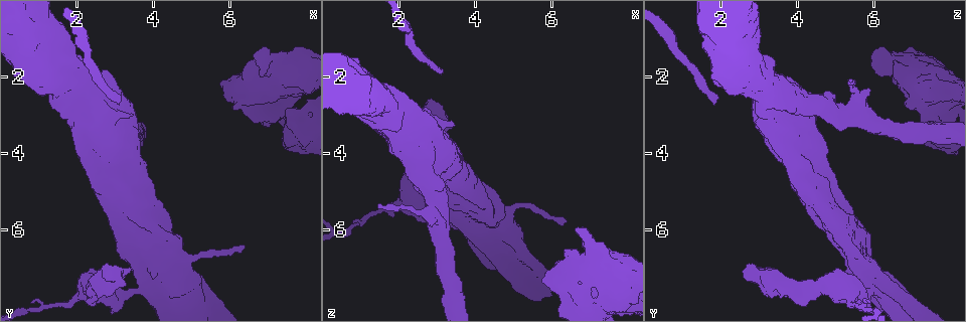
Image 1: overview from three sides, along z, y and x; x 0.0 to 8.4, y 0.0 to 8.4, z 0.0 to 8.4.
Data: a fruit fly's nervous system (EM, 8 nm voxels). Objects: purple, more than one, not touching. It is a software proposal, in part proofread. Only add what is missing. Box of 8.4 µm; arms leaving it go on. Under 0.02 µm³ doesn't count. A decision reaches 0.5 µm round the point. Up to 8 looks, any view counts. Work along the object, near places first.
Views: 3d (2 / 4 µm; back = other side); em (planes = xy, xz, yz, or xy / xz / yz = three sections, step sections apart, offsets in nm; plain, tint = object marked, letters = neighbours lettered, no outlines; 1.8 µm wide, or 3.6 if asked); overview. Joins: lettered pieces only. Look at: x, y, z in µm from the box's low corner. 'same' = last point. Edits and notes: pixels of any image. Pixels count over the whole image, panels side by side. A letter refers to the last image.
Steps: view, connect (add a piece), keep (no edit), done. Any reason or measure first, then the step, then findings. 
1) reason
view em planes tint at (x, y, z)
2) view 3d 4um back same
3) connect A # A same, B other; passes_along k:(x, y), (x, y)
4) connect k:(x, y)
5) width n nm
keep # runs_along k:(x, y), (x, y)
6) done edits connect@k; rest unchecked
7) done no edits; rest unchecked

thick turns thin
view em yz step 4 tint at (2.65, 2.75, 4.50)

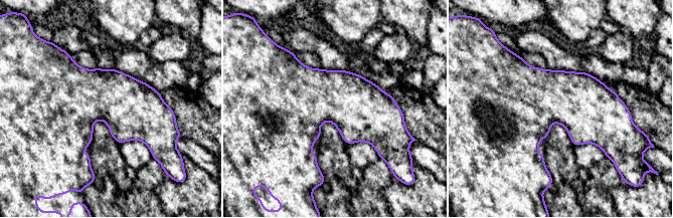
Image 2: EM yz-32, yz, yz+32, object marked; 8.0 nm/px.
another direction
view em planes letters same

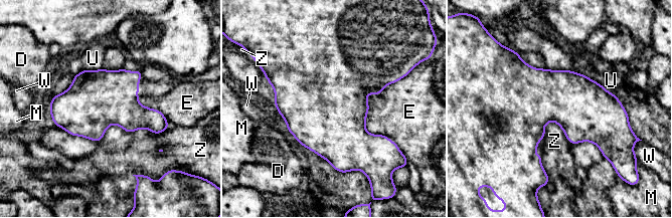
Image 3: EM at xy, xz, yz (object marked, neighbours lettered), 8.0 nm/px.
width 460 nm; longest_contact Z 550 nm
keep # D other, E other, M other, U other, W other, Z other; no lettered piece goes on from it

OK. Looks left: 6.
an open end
view em xy step 4 tint at (3.10, 2.70, 1.90)

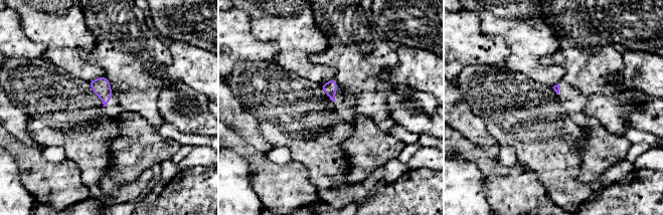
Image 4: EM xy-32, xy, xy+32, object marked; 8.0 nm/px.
another direction
view em planes letters same

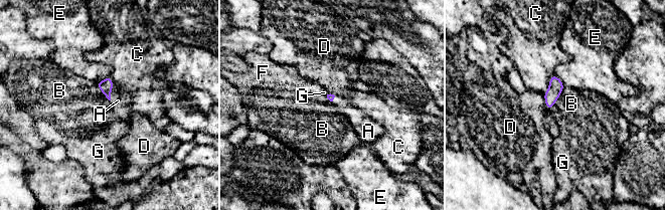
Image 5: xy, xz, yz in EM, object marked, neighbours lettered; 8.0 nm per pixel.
connect A # A same, B other, C other, D other, E other, F other, G other; passes_along 5:(106, 85), (111, 90), (118, 100); the cell continues

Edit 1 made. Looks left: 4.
redraw
view overview

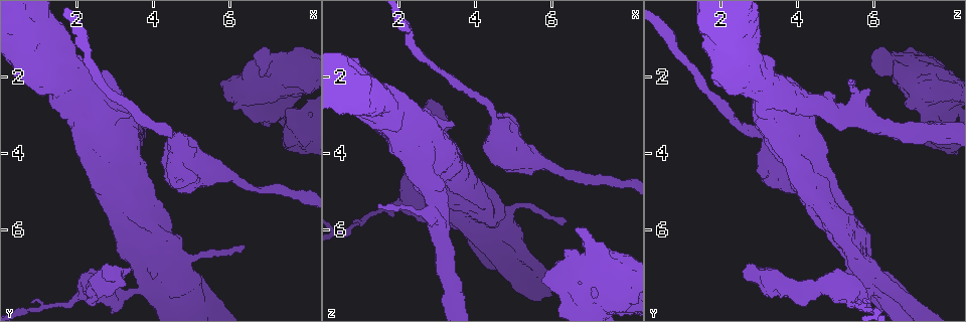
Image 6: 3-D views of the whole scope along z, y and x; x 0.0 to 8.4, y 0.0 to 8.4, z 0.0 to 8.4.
stops while still wide
view em 3.6um yz step 4 plain at (5.75, 2.25, 7.30)

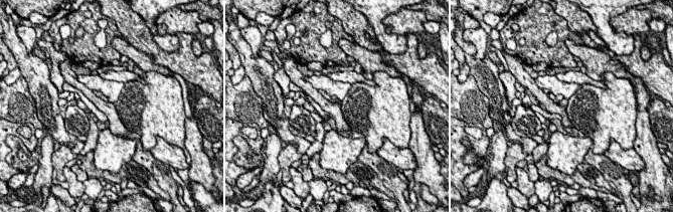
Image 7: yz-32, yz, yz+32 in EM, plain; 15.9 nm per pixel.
where the object lies
view em 3.6um yz step 4 tint same

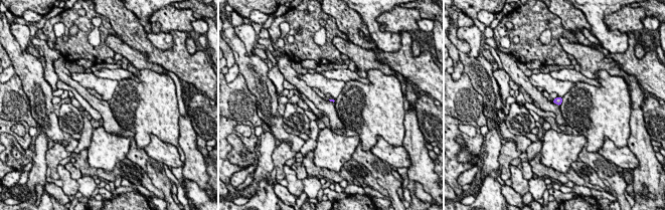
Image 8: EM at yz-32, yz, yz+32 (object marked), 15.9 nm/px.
what lies round it
view em 3.6um yz step 4 letters same

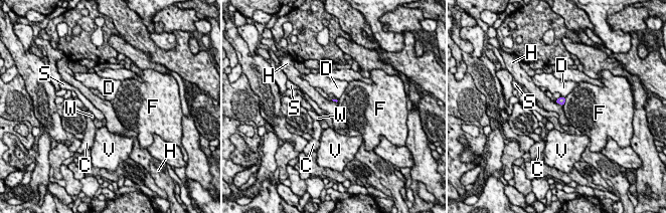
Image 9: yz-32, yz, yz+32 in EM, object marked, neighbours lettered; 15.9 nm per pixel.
keep # C other, D other, F other, H other, S other, V other, W other; border 9:(554, 101), (562, 105); no lettered piece goes on from it

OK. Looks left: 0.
done edits connect@5; rest unchecked

